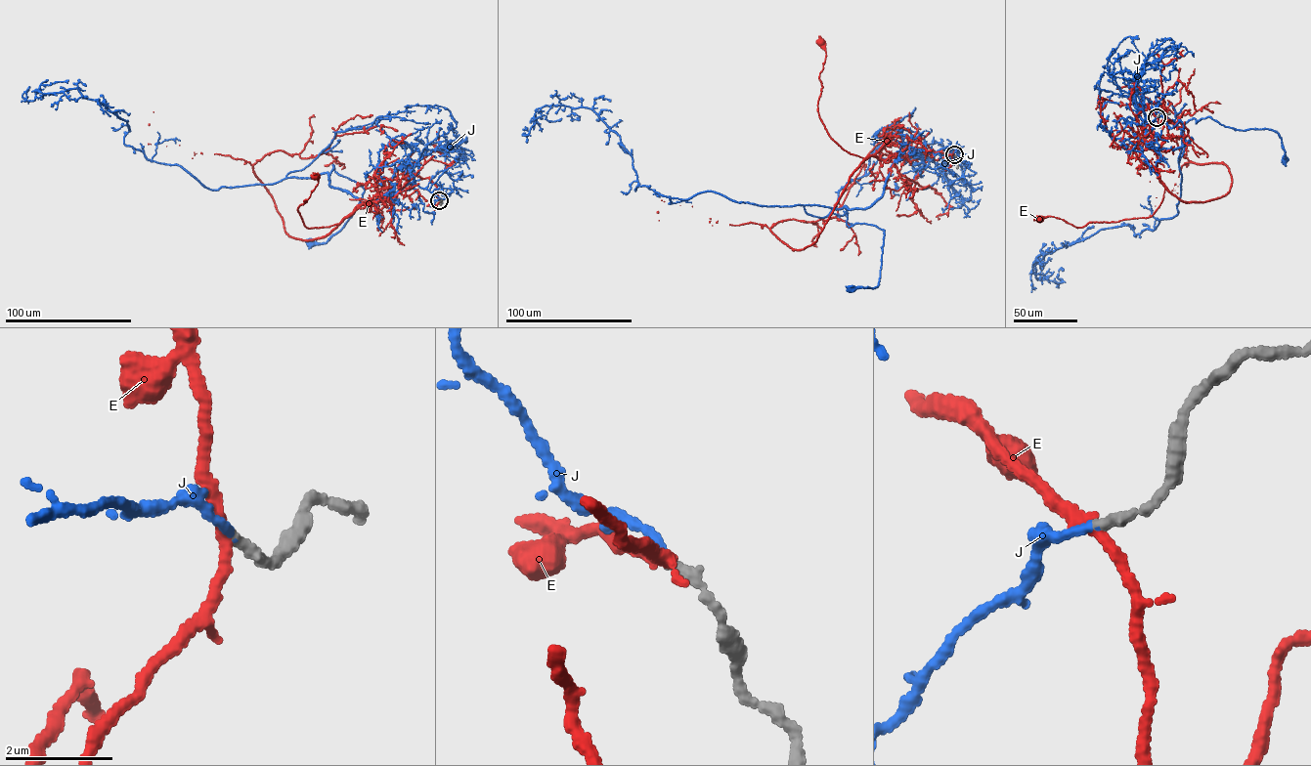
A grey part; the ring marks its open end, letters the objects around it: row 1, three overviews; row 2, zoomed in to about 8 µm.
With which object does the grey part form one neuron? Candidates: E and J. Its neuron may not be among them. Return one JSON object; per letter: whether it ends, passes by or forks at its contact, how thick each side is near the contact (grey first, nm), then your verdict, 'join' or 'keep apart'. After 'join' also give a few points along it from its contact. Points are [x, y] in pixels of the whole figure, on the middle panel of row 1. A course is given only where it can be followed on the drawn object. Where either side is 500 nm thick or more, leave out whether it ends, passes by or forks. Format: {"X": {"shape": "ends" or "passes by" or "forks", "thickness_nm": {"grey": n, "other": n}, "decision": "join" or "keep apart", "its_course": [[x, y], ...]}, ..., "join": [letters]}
{"E": {"shape": "passes by", "thickness_nm": {"grey": 180, "other": 200}, "decision": "keep apart"}, "J": {"shape": "ends", "thickness_nm": {"grey": 190, "other": 120}, "decision": "join", "its_course": [[954, 154], [952, 146], [908, 148], [881, 197], [845, 207], [849, 227], [884, 231], [878, 285], [851, 289]]}, "join": ["J"]}

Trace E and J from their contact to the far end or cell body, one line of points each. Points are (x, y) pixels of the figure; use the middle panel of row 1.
E: (954, 154), (938, 160), (913, 147), (881, 159), (844, 150), (817, 110), (826, 54), (820, 41)
J: (954, 154), (952, 146), (908, 148), (881, 197), (845, 207), (849, 227), (884, 231), (878, 285), (851, 289)

